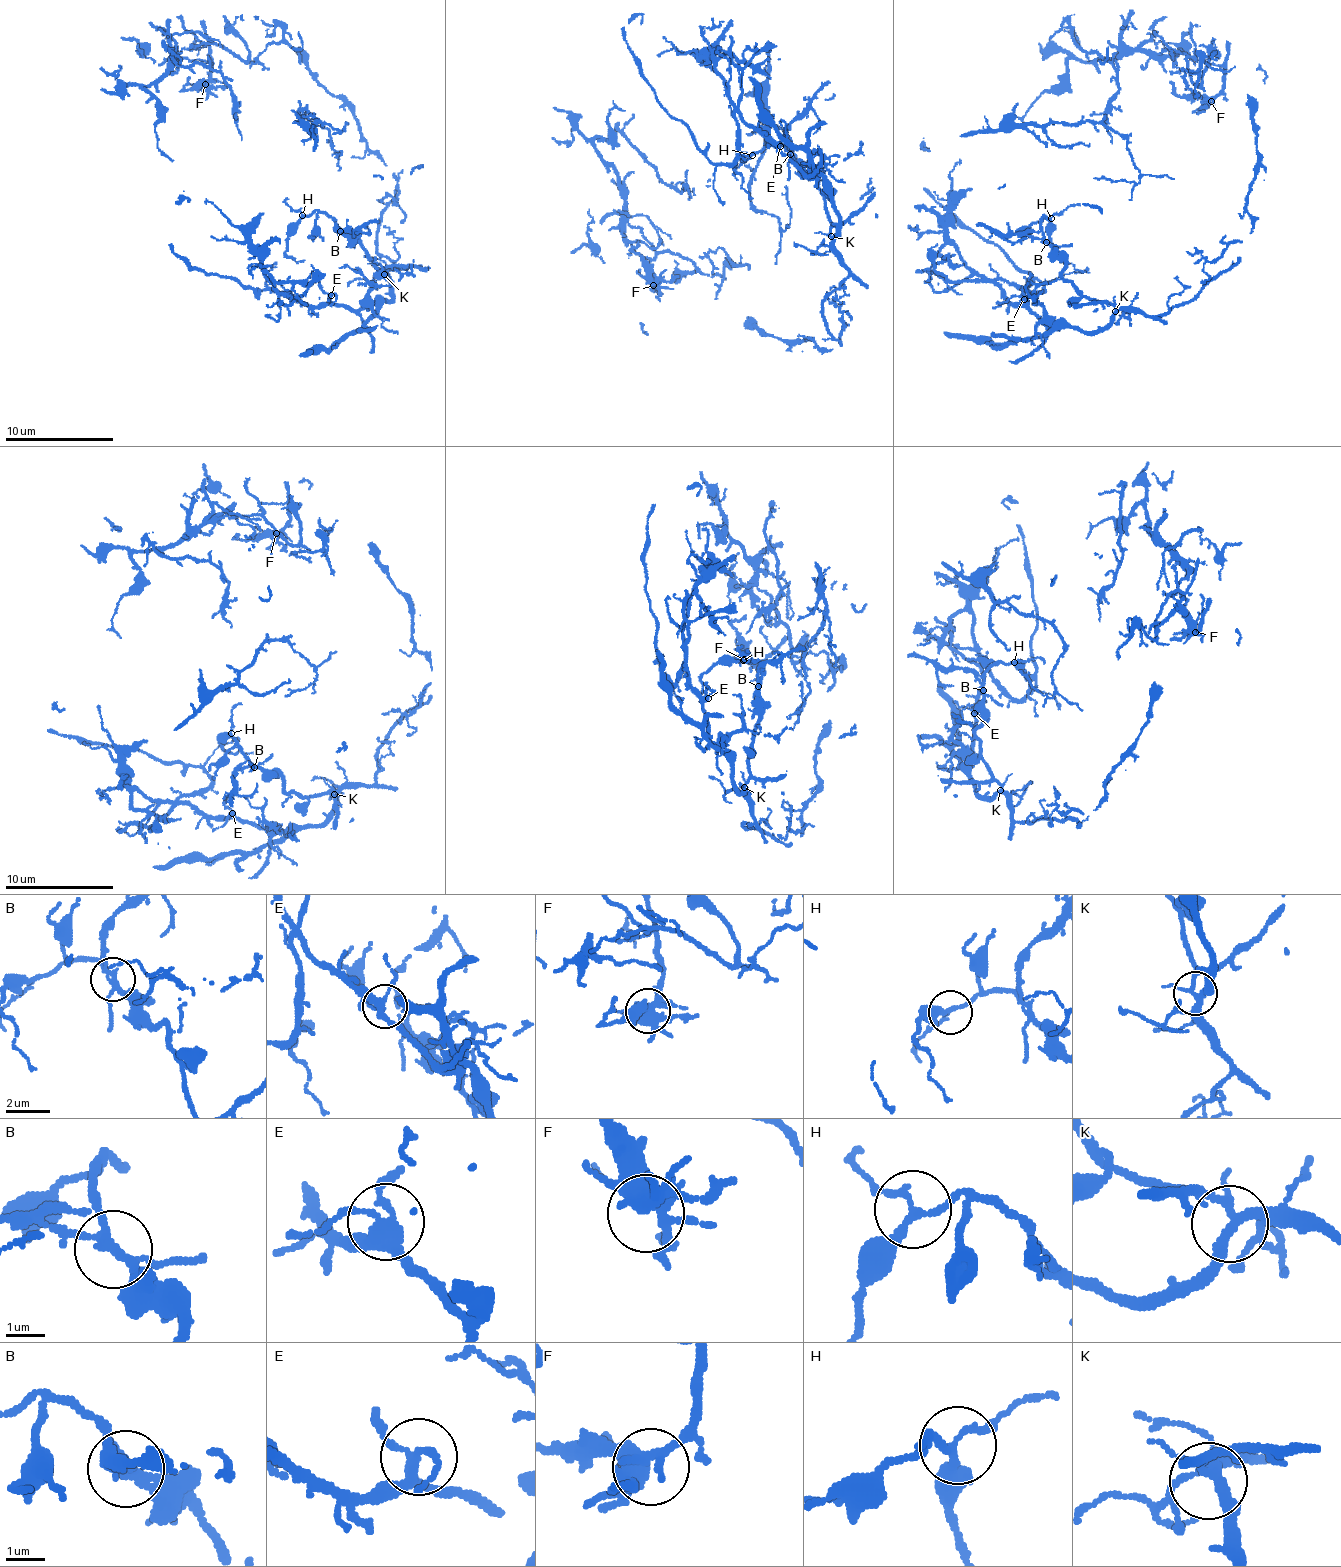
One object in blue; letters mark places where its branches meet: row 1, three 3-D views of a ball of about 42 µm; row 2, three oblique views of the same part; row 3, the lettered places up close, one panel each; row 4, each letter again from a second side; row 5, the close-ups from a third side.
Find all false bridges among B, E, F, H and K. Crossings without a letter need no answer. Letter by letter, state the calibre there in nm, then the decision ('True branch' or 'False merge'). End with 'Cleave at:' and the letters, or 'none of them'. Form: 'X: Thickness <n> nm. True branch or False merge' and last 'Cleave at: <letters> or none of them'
B: Thickness 190 nm. False merge
E: Thickness 240 nm. True branch
F: Thickness 440 nm. True branch
H: Thickness 180 nm. True branch
K: Thickness 260 nm. True branch
Cleave at: B

